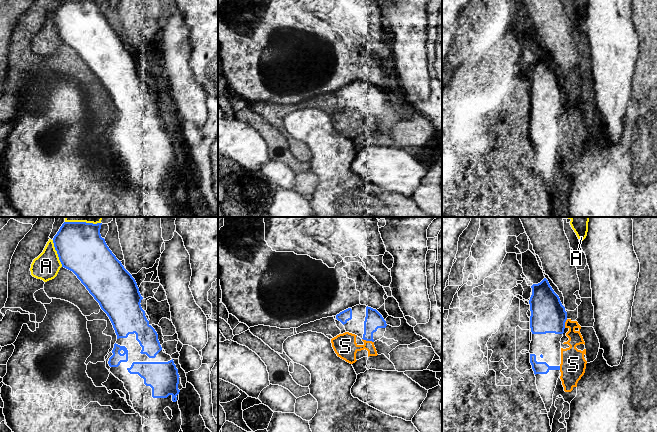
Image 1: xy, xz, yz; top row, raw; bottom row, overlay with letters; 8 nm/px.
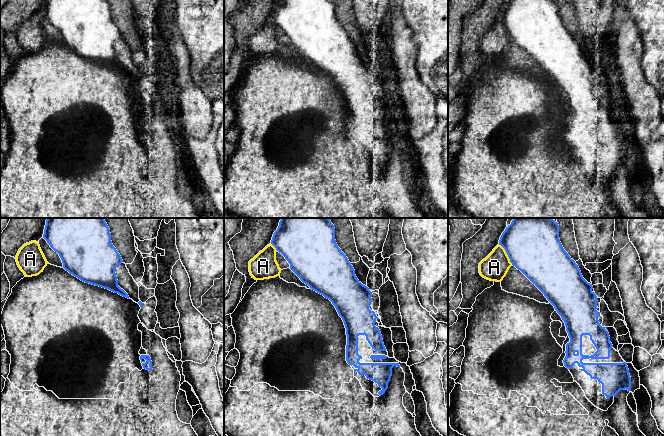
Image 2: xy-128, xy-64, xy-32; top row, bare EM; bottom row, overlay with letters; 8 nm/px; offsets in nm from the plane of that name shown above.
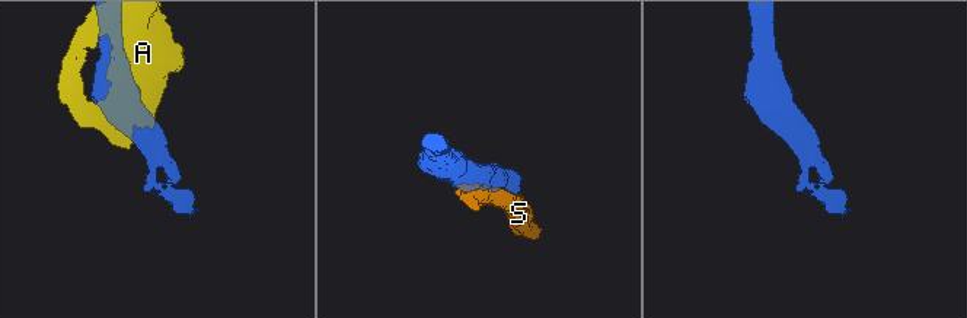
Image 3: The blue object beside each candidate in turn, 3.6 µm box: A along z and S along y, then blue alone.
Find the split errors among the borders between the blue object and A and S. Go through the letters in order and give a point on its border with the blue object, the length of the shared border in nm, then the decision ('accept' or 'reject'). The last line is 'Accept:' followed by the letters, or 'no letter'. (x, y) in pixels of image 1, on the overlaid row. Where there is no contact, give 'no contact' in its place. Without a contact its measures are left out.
A: contact xy (57, 253); length 240 nm; reject
S: contact xz (368, 340); length 100 nm; reject
Accept: no letter

